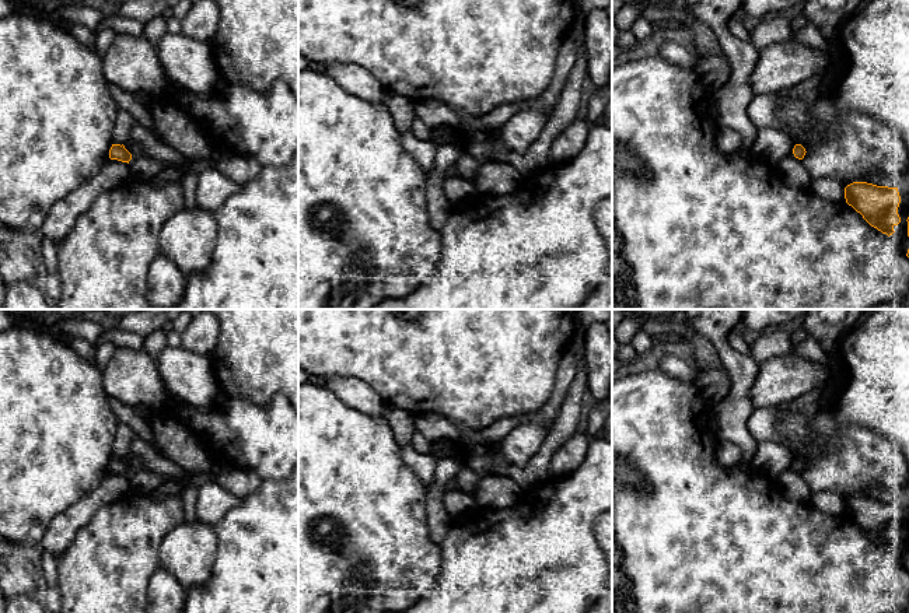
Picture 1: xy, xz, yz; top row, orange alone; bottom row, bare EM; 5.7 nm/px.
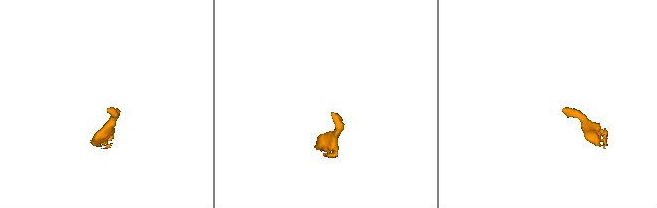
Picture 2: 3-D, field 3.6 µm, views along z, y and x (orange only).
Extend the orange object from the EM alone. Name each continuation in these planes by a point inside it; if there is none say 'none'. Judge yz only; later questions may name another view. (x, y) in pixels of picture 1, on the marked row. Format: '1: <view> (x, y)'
1: yz (899, 237)

